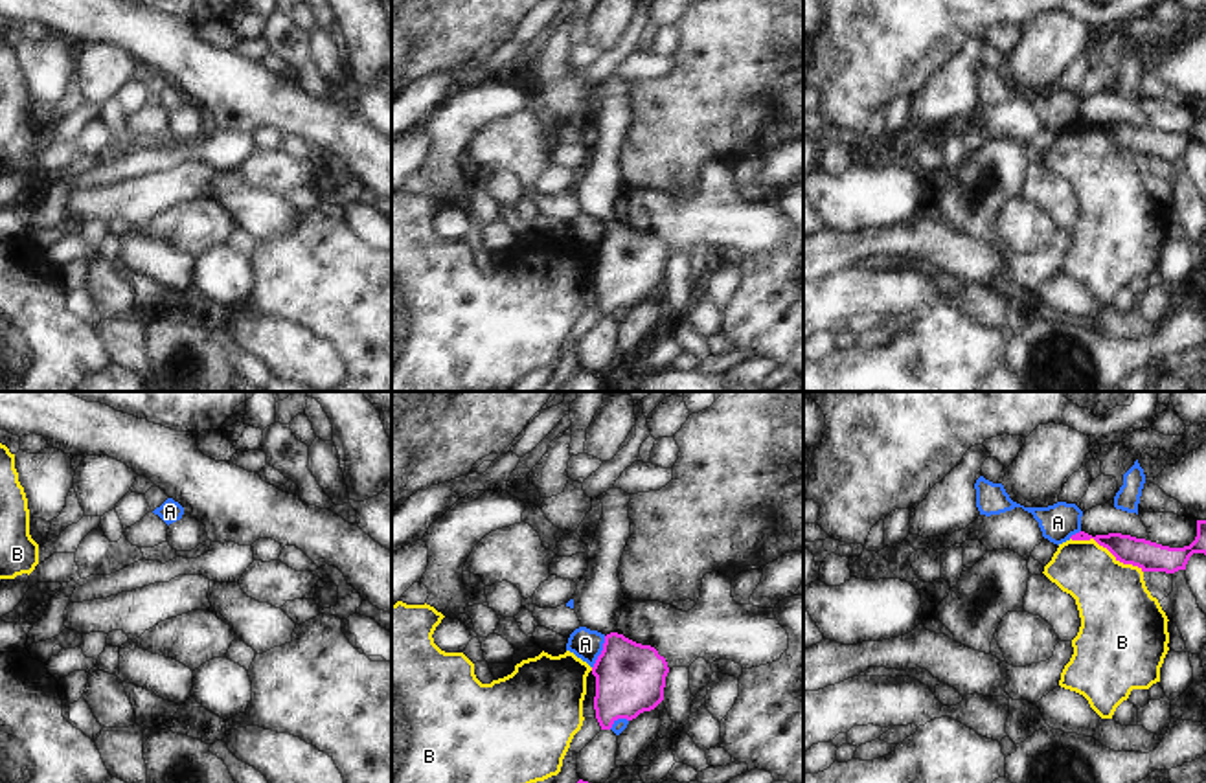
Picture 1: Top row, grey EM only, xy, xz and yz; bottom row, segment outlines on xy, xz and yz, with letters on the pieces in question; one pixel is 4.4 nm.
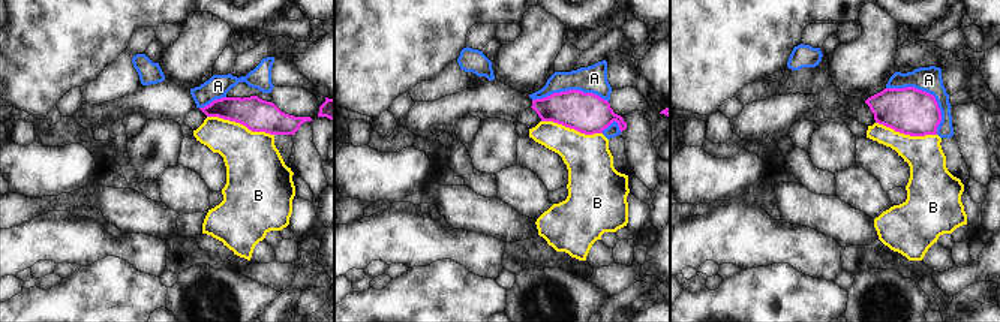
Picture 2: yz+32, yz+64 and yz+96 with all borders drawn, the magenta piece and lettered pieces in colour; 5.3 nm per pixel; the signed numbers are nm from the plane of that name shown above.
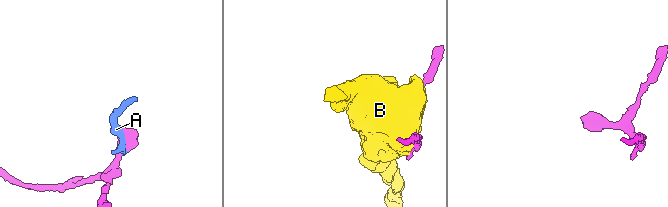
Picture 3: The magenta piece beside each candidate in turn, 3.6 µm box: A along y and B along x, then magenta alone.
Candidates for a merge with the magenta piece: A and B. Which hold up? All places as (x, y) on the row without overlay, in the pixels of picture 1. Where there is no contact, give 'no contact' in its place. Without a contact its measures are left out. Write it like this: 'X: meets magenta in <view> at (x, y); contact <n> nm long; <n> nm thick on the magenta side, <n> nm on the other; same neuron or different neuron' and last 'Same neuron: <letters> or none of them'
A: meets magenta in xz at (602, 241); contact 160 nm long; 300 nm thick on the magenta side, 140 nm on the other; different neuron
B: meets magenta in yz at (1107, 136); contact 360 nm long; 130 nm thick on the magenta side, 320 nm on the other; different neuron
Same neuron: none of them

